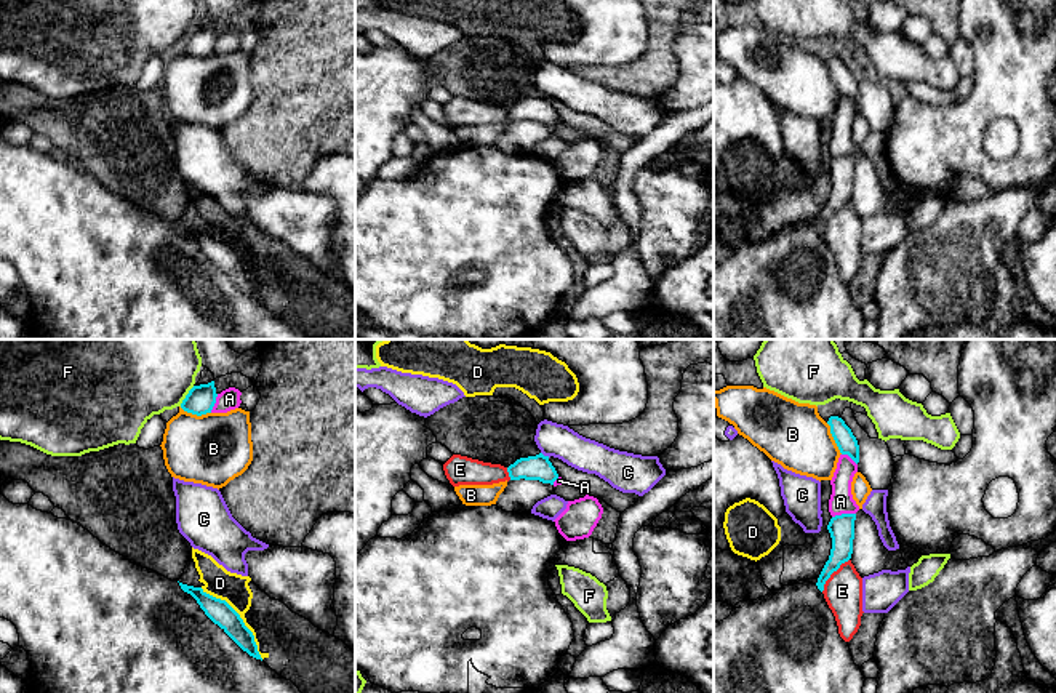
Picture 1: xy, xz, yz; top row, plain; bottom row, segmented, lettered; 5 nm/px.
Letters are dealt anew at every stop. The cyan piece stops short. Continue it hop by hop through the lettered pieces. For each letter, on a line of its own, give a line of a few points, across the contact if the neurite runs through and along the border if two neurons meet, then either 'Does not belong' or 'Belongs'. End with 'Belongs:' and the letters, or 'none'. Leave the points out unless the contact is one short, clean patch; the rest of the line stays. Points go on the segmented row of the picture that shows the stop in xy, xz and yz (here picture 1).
A: Does not belong
B: Does not belong
C: Line: xz (541, 452), (549, 456). Does not belong
D: Line: xy (200, 588), (223, 599), (239, 615), (263, 658). Does not belong
E: Does not belong
F: Line: xy (194, 386), (180, 405). Does not belong
Belongs: none

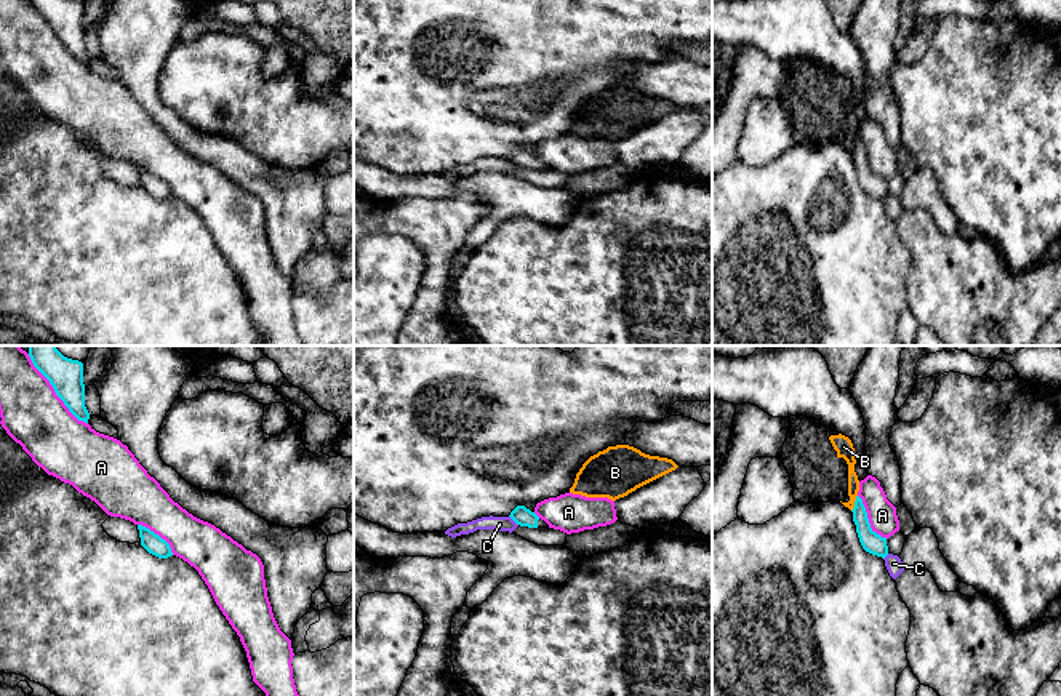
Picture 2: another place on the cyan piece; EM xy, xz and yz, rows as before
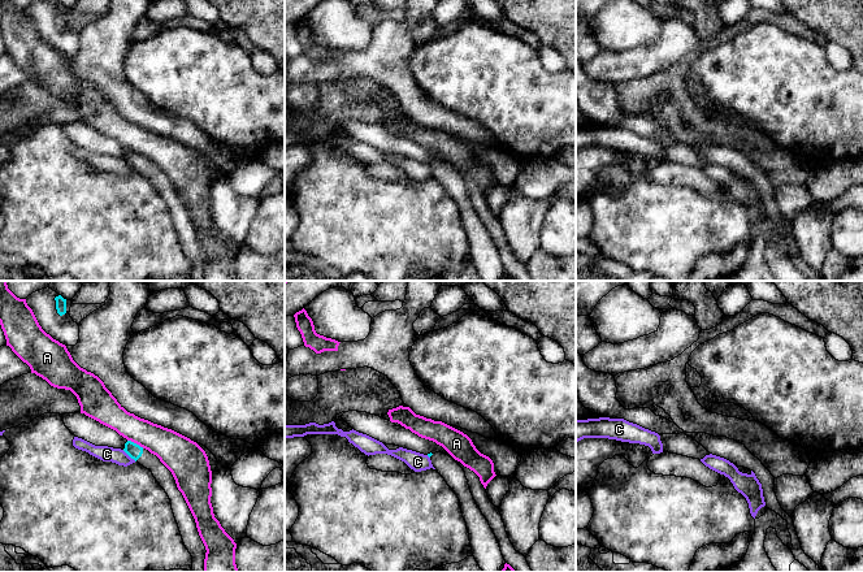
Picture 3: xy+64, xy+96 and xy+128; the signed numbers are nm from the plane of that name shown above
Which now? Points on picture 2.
A: Does not belong
B: Line: yz (856, 495), (852, 511). Does not belong
C: Line: xz (509, 516), (517, 525). Does not belong
Belongs: none

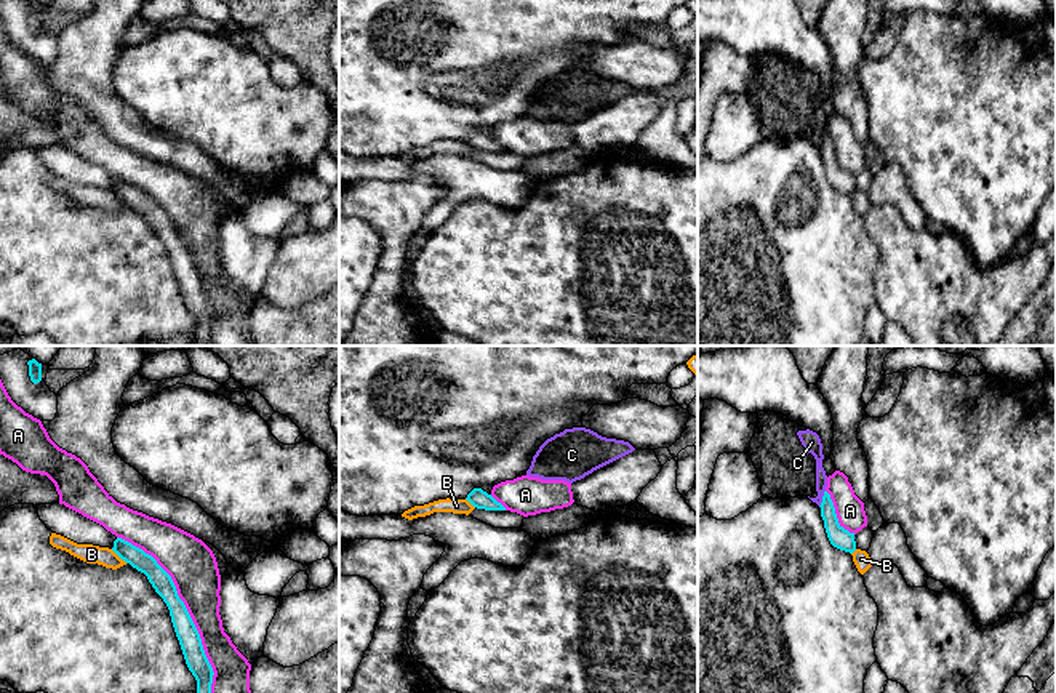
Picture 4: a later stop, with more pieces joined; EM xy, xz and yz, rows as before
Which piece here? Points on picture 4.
A: Does not belong
B: Line: xy (111, 549), (127, 562). Does not belong
C: Line: yz (824, 490), (820, 506). Does not belong
Belongs: none

